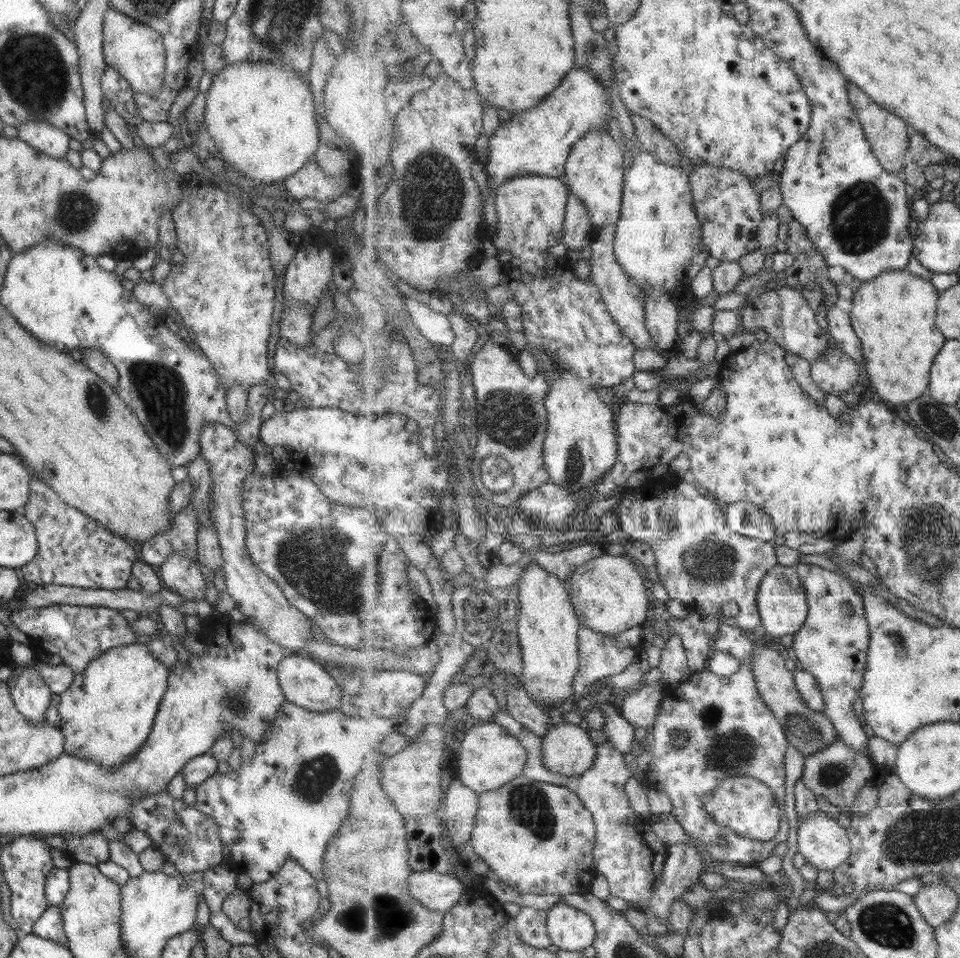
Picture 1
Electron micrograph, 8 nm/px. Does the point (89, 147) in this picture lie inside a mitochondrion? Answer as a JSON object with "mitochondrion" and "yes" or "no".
{"mitochondrion":"no"}

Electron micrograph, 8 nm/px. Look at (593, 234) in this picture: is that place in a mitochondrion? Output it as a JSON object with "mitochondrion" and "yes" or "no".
{"mitochondrion":"no"}

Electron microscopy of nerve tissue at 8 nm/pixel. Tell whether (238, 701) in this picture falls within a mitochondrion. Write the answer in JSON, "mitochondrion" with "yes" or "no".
{"mitochondrion":"yes"}

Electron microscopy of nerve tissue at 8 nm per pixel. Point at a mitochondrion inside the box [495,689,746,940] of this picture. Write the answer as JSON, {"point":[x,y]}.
{"point":[530,805]}

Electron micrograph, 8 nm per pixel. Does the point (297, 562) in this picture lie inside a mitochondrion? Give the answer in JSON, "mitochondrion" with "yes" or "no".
{"mitochondrion":"yes"}

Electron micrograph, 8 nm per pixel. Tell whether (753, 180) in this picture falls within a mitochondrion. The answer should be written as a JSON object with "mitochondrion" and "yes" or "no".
{"mitochondrion":"no"}

